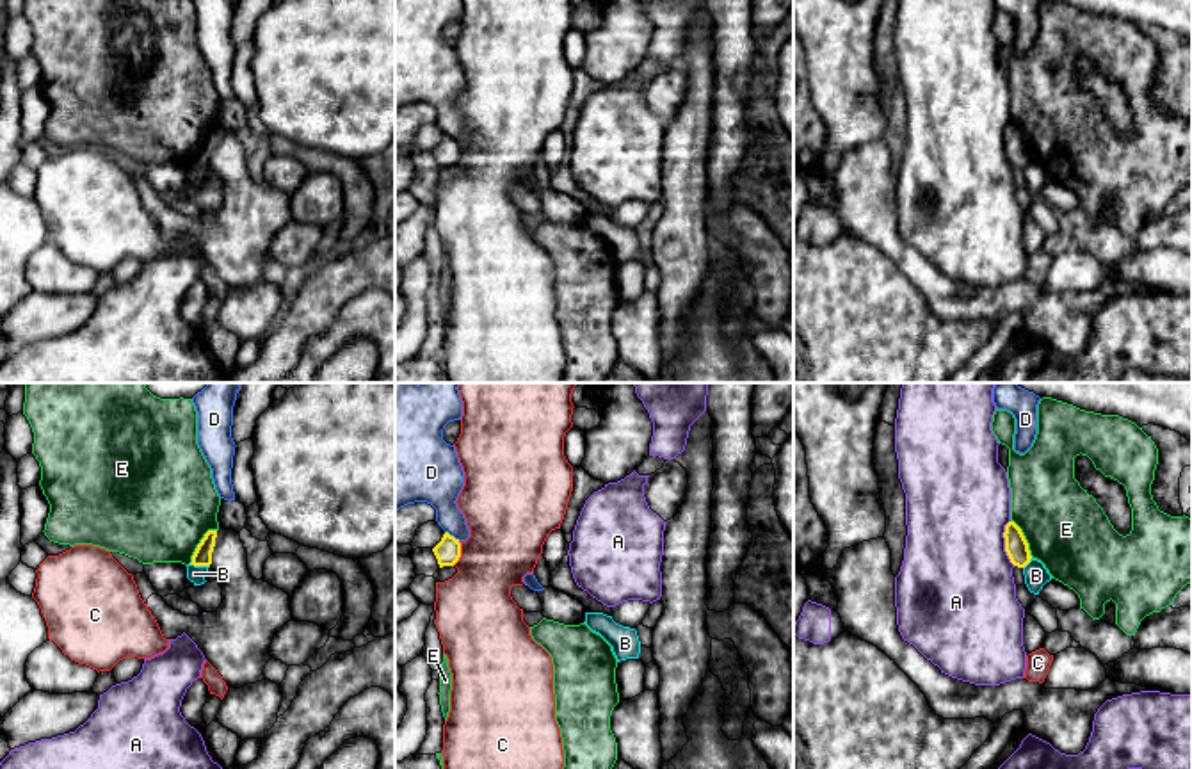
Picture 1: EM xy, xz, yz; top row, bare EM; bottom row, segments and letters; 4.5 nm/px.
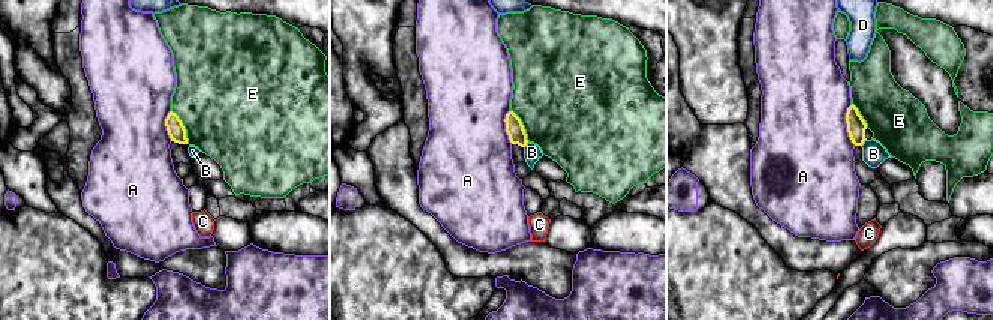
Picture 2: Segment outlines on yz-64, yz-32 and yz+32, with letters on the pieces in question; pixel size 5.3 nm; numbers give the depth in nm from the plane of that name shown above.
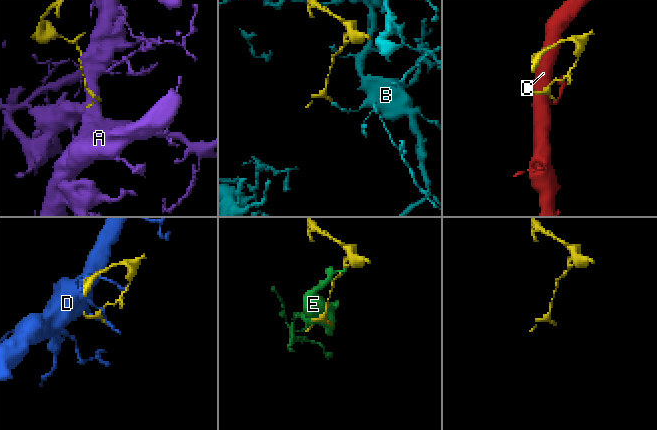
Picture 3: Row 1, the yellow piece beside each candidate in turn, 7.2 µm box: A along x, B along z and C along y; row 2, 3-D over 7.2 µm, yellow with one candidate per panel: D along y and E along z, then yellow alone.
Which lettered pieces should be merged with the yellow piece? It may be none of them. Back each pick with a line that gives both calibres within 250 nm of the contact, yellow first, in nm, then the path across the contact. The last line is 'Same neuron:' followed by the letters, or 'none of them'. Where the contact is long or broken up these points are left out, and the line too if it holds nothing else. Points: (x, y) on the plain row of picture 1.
Same neuron: none of them

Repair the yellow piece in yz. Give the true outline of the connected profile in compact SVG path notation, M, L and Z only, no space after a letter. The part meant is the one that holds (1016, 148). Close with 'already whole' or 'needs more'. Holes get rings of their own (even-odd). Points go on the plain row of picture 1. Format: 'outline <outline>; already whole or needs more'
outline M1009 123L1005 126L1003 139L1005 139L1005 153L1011 164L1018 169L1025 169L1030 164L1032 157L1021 130L1014 123Z; already whole

